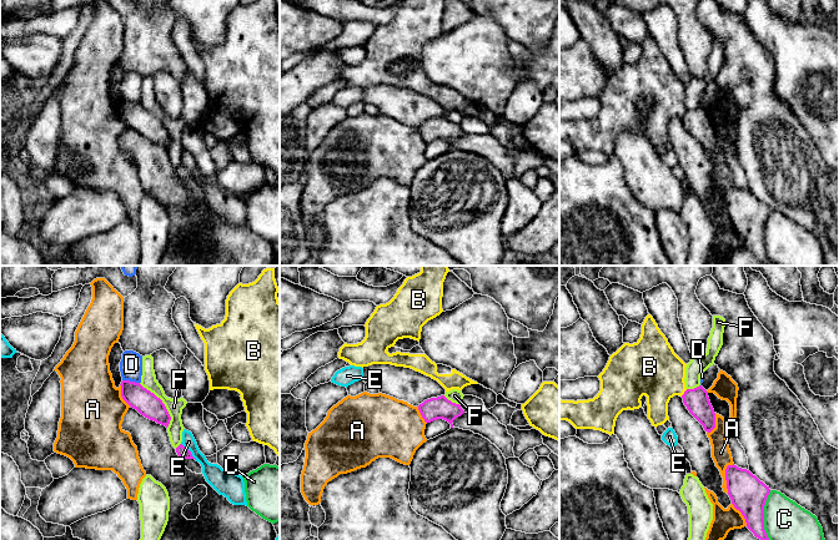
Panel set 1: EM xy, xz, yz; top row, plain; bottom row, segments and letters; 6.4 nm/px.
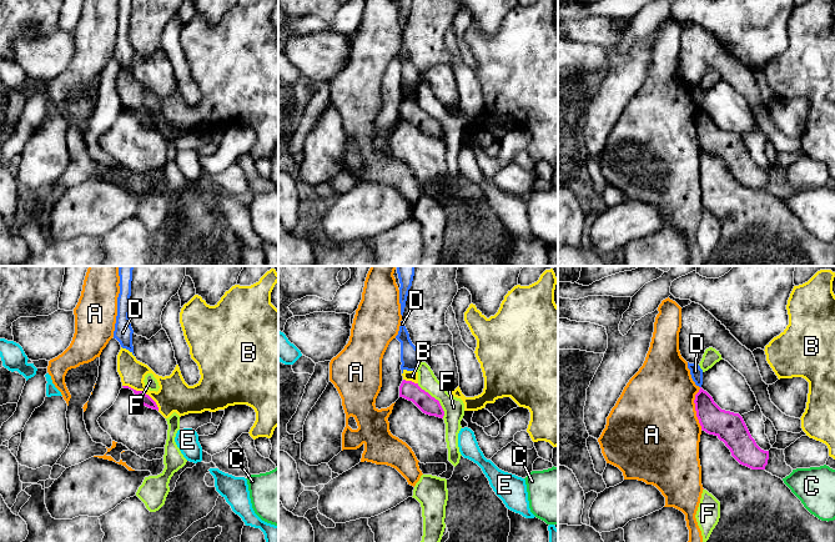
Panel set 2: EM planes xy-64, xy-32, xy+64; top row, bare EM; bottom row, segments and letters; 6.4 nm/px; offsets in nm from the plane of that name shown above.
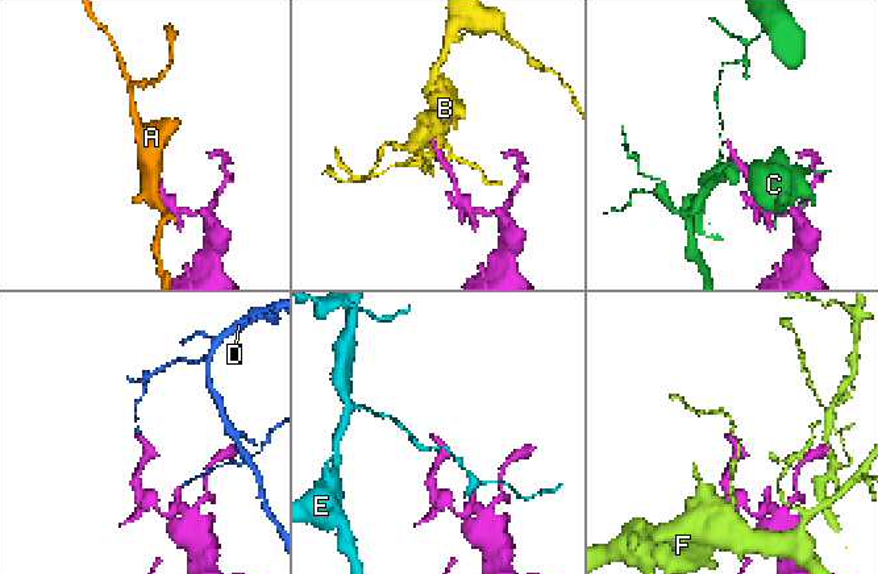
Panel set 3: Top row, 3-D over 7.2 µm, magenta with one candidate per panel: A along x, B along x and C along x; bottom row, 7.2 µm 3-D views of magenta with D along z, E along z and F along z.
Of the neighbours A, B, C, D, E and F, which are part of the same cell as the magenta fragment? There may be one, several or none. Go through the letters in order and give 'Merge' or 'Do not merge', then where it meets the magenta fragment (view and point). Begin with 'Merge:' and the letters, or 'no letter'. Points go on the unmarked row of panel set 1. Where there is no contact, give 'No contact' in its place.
Merge: no letter
A: Do not merge. Touches magenta at yz (726, 197)
B: Do not merge. Touches magenta at yz (684, 114)
C: Do not merge. Touches magenta at yz (763, 236)
D: Do not merge. Touches magenta at xy (131, 102)
E: Do not merge. Touches magenta at xy (190, 172)
F: Do not merge. Touches magenta at xy (162, 124)

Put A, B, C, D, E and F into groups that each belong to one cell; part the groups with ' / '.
A / B / C / D / E / F

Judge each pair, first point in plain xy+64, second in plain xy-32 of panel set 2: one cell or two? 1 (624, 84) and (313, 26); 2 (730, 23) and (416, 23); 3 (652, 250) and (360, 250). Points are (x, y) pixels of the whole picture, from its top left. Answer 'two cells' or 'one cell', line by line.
1: two cells
2: two cells
3: two cells

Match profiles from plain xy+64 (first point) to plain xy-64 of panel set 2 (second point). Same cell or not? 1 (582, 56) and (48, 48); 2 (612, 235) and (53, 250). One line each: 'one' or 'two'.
1: one
2: two

